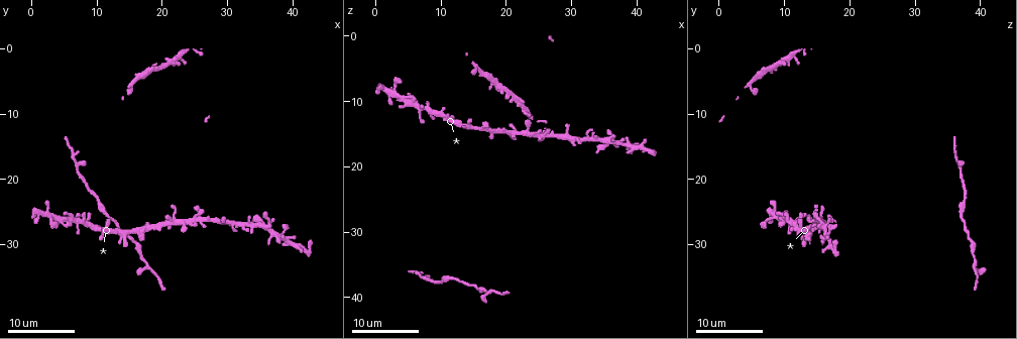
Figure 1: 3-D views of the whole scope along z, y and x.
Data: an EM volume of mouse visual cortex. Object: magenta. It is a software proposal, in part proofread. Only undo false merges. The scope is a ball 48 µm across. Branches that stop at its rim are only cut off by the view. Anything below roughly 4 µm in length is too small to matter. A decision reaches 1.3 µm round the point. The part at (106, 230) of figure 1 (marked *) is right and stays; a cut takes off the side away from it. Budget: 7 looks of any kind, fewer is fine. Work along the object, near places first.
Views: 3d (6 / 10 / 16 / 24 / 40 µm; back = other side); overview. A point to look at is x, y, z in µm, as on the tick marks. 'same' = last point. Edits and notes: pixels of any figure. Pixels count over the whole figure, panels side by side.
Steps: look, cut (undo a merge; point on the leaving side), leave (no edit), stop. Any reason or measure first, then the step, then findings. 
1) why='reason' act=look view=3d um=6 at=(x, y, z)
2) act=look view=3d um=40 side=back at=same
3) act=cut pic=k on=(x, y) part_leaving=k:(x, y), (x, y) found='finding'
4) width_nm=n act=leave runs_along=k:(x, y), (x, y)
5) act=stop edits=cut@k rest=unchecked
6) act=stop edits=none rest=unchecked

why='looks like a crossing' act=look view=3d um=24 at=(8.0, 26.5, 10.5)

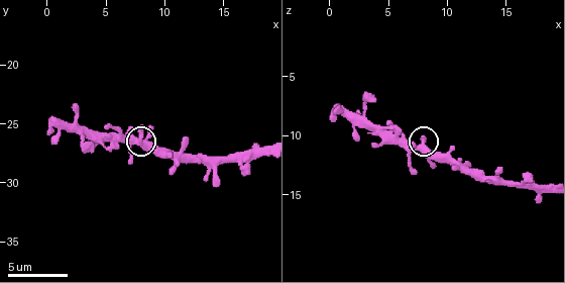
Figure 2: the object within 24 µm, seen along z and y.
why='zoom in' act=look view=3d um=6 at=(8.0, 26.4, 10.4)

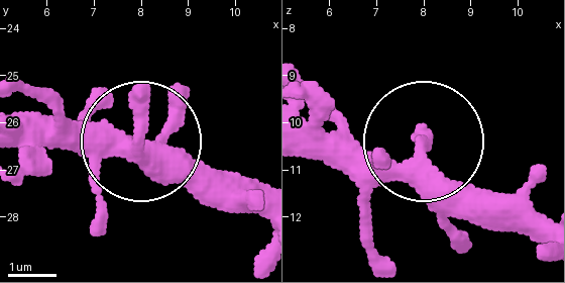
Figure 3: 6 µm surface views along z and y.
side_arm_um=10 act=leave found='continuous, no second cell'

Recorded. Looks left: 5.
act=look view=3d um=6 at=(17.8, 27.0, 15.2)

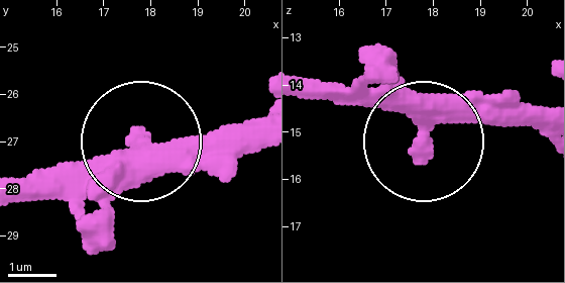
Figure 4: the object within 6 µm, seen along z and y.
why='other side' act=look view=3d um=6 side=back at=same

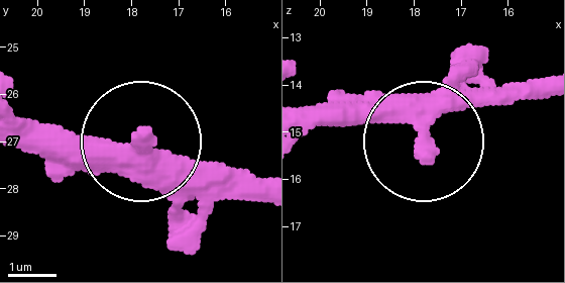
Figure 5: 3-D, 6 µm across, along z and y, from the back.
act=leave runs_along=5:(544, 76), (472, 92), (424, 132), (303, 124) found='one cell here'

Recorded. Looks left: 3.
why='looks like a crossing' act=look view=3d um=16 at=(26.0, 26.0, 15.5)

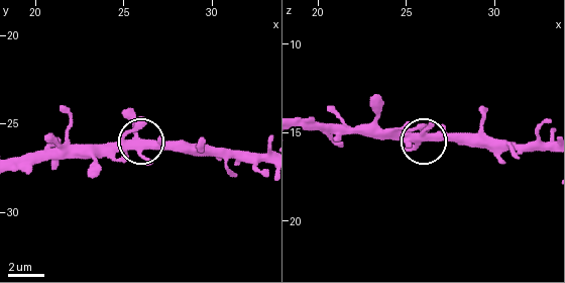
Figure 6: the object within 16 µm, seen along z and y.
act=look view=3d um=6 at=(25.8, 25.7, 15.5)

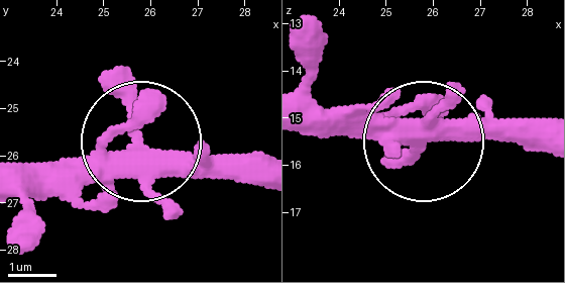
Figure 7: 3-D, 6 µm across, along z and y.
arms=5 act=leave runs_along=7:(17, 197), (77, 193), (137, 145), (258, 161) found='all the same cell'

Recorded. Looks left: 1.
act=stop edits=none rest=unchecked

